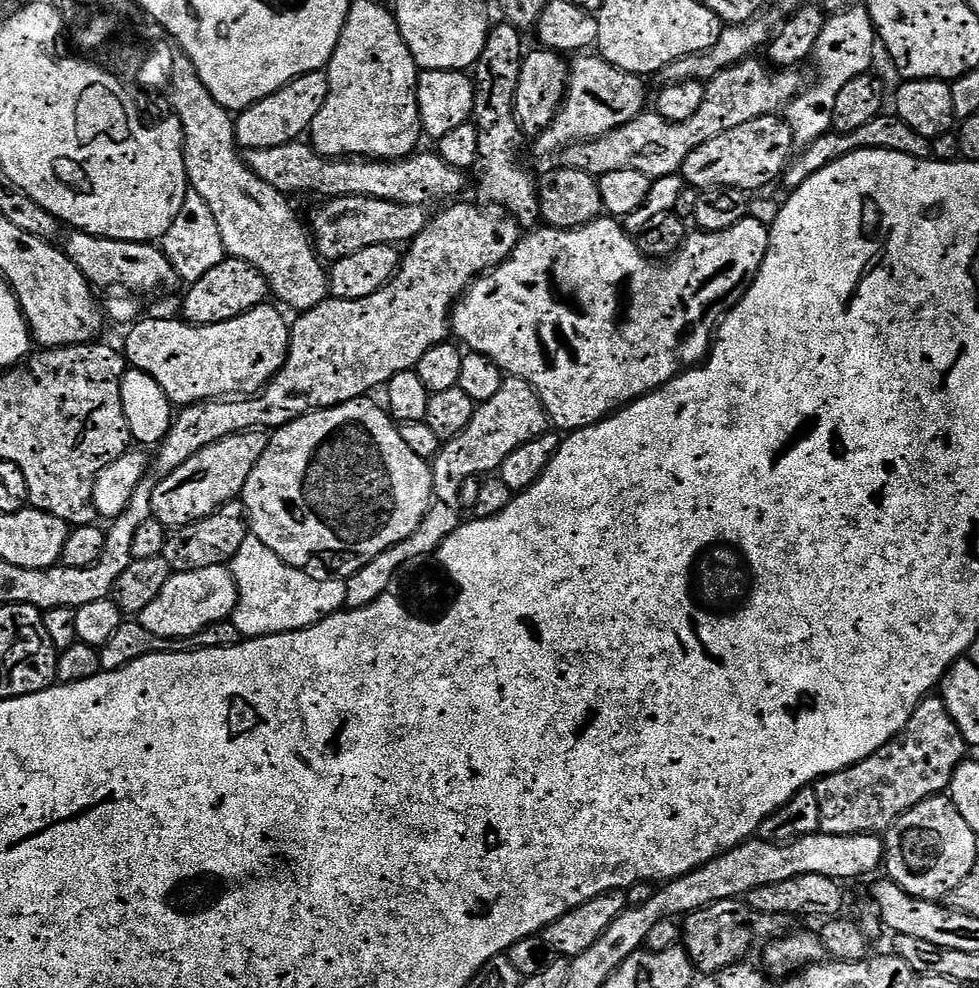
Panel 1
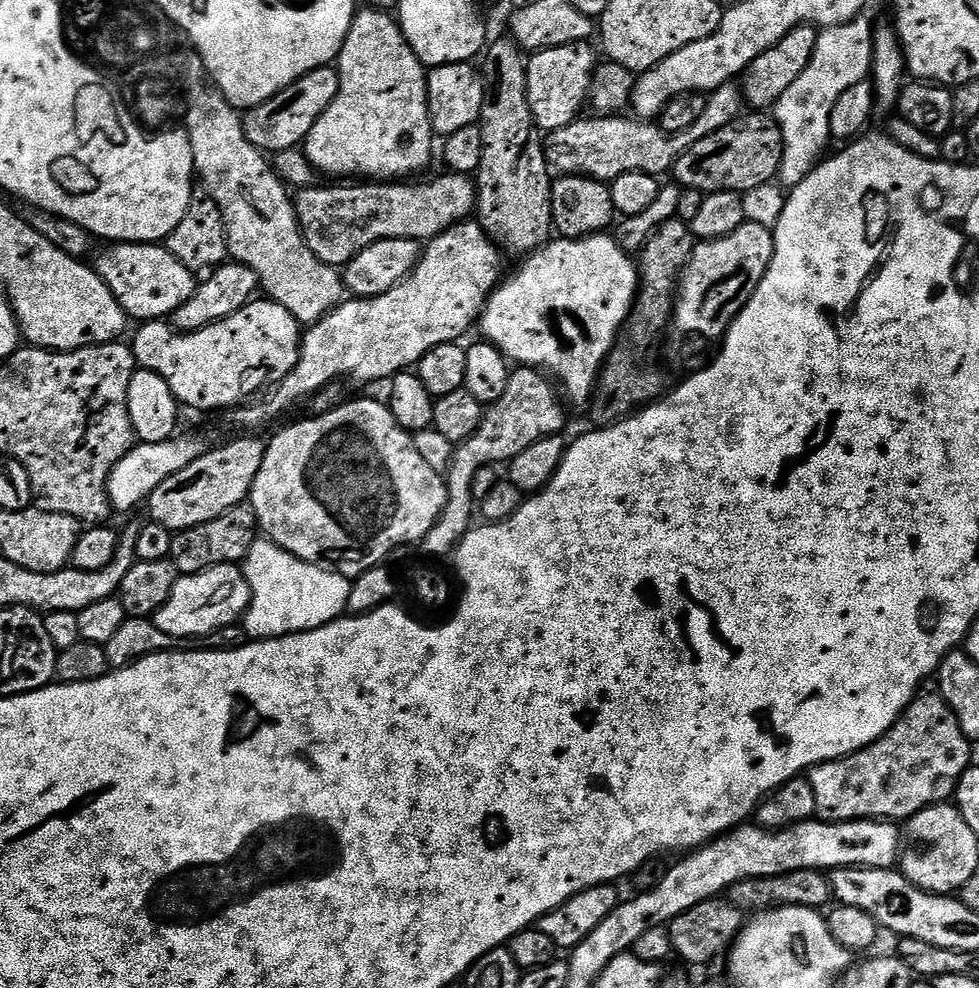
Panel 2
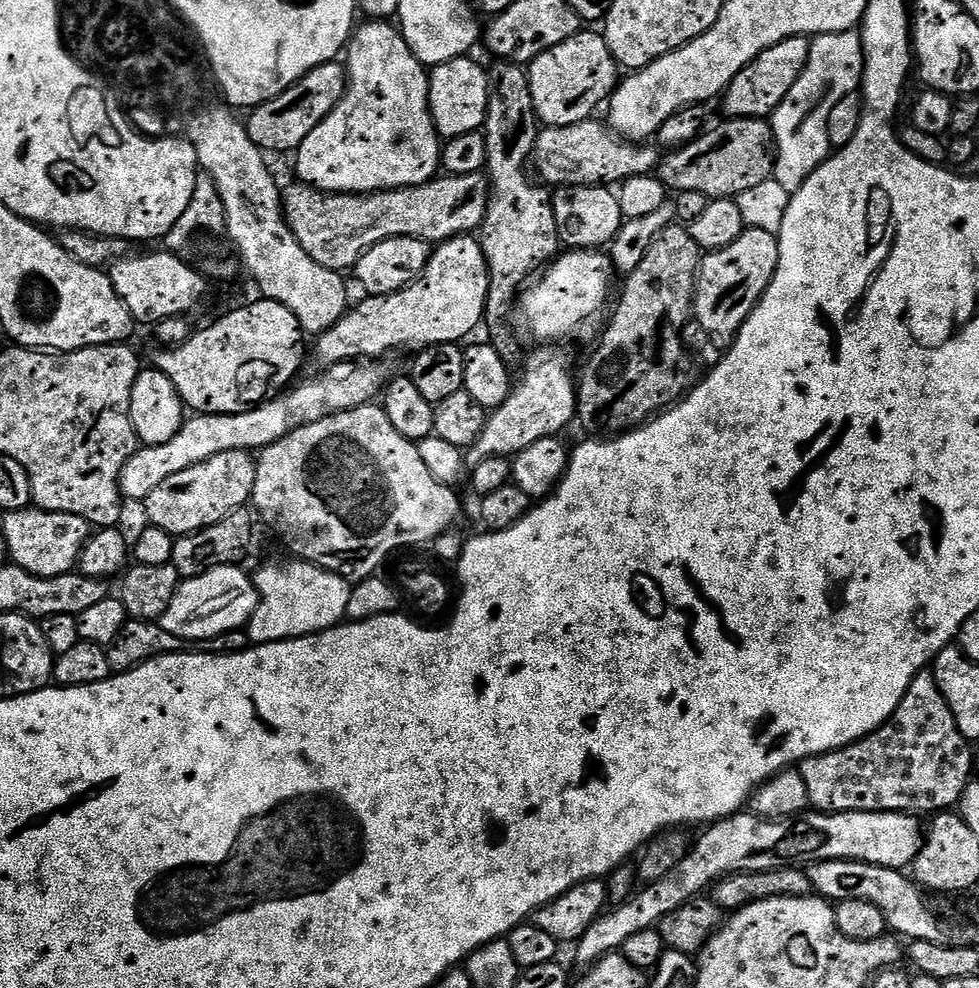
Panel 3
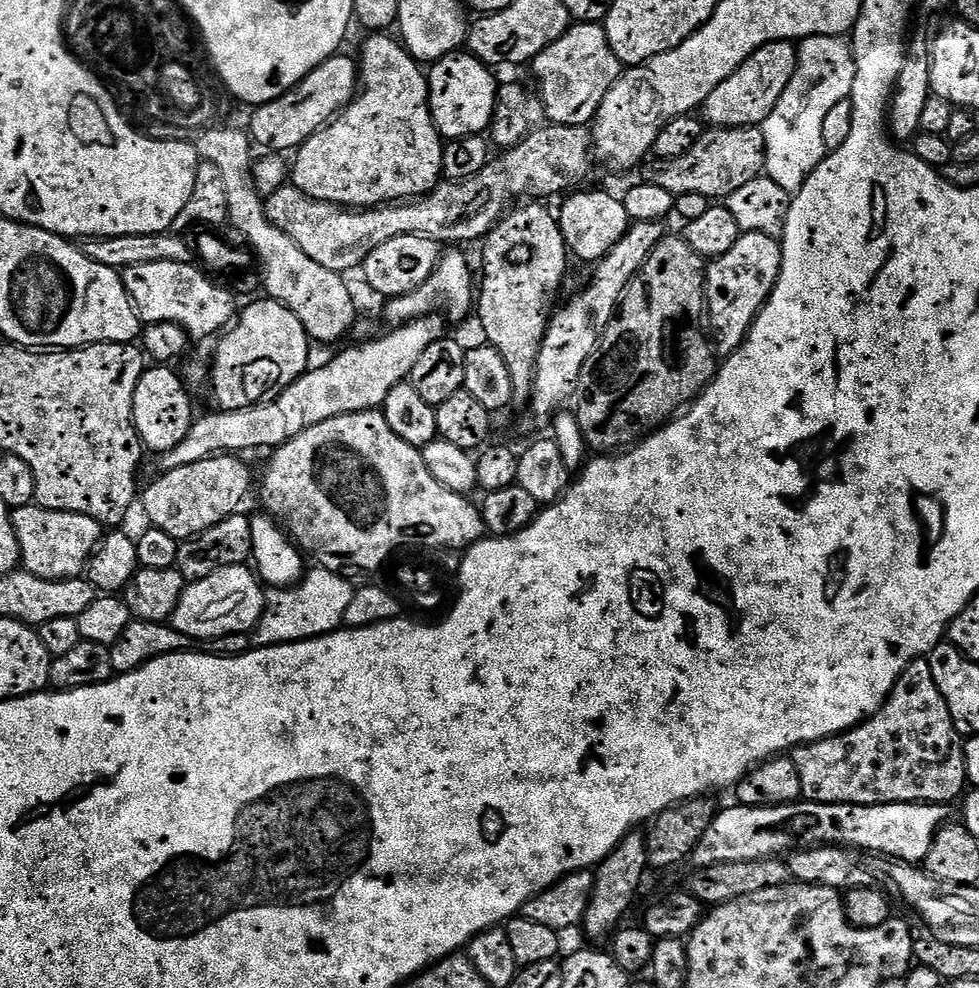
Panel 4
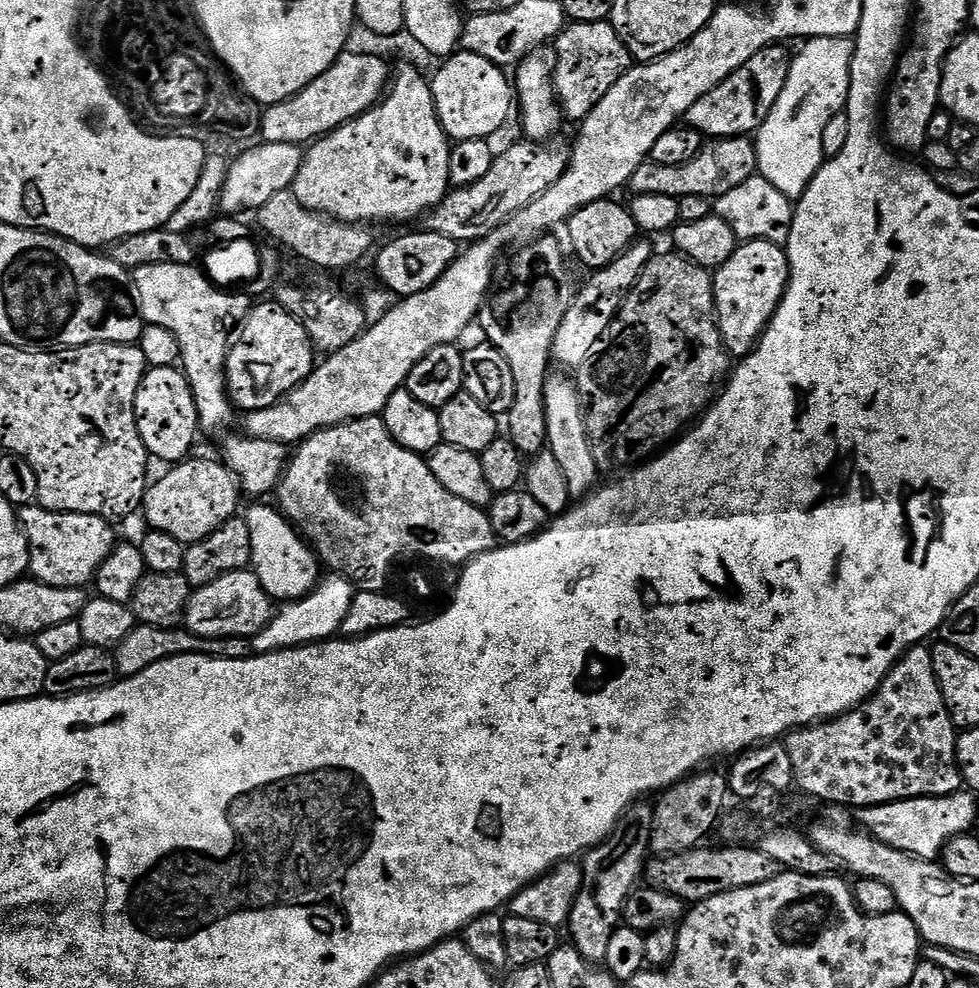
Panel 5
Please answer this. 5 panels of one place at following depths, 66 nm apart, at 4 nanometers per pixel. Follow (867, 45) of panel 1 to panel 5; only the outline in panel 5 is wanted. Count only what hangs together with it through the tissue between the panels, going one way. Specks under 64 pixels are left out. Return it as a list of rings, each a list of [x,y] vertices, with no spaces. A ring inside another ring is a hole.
[[[839,36],[838,38],[808,38],[800,46],[800,53],[797,56],[795,53],[791,57],[786,86],[782,86],[782,94],[778,94],[778,102],[774,102],[774,110],[770,110],[766,122],[754,136],[759,175],[793,202],[799,200],[818,174],[820,167],[824,165],[826,157],[822,150],[822,134],[826,131],[830,118],[844,111],[844,103],[850,90],[850,62],[854,44],[849,37]]]

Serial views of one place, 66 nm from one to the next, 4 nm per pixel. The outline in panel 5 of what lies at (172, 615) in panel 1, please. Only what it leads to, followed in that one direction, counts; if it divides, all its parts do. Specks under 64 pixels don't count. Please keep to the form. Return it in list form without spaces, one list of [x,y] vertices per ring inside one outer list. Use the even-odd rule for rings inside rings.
[[[231,572],[206,586],[195,589],[188,603],[184,624],[189,632],[199,636],[242,636],[259,634],[272,620],[274,601],[260,584],[255,572]]]

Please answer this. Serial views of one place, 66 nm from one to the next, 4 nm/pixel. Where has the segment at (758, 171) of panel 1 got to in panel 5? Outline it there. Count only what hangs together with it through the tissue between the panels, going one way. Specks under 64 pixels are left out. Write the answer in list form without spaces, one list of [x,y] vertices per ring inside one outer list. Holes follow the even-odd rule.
[[[726,136],[712,138],[705,143],[704,149],[690,162],[682,166],[662,166],[650,158],[644,161],[628,180],[627,187],[637,196],[642,194],[666,194],[675,200],[687,196],[706,196],[715,198],[726,194],[757,175],[756,146],[748,136]]]

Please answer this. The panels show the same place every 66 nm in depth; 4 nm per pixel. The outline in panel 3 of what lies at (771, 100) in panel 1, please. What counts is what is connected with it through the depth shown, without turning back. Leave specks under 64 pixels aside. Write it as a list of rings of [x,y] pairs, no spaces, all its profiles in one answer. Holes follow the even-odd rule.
[[[593,118],[574,126],[544,128],[537,135],[534,168],[540,171],[539,179],[545,185],[566,188],[591,184],[616,186],[635,176],[646,176],[657,171],[662,156],[651,143],[625,140],[616,135],[607,123],[599,124],[598,121]]]

